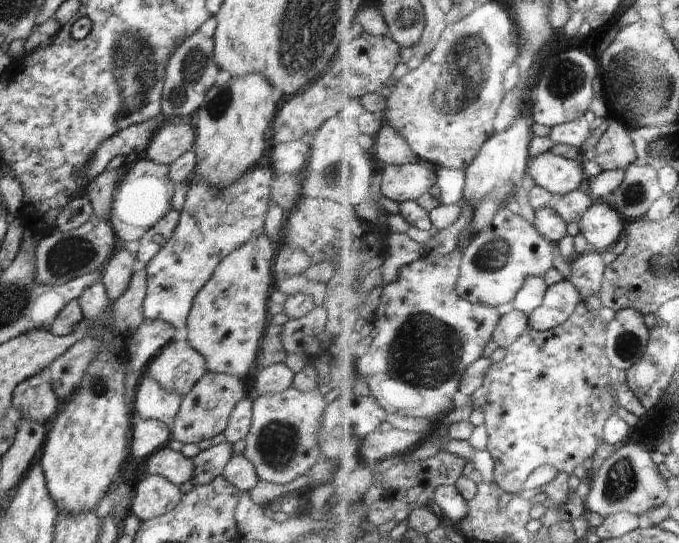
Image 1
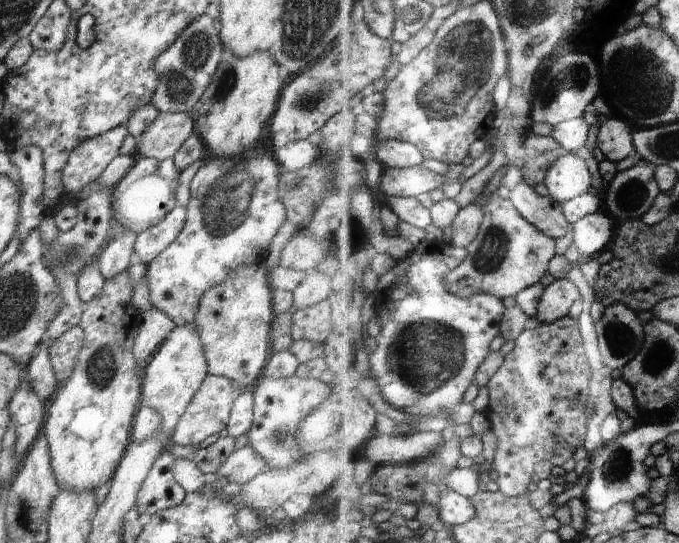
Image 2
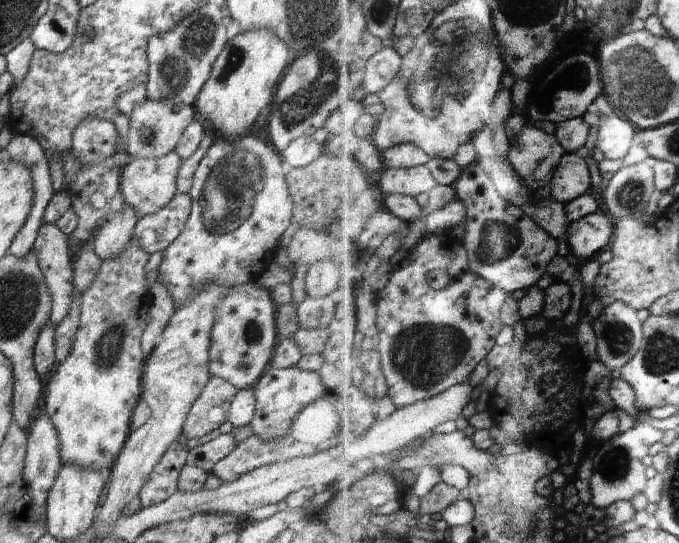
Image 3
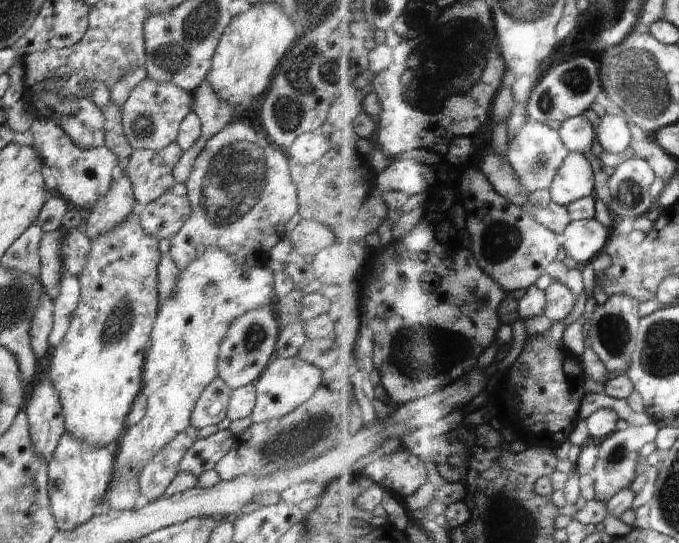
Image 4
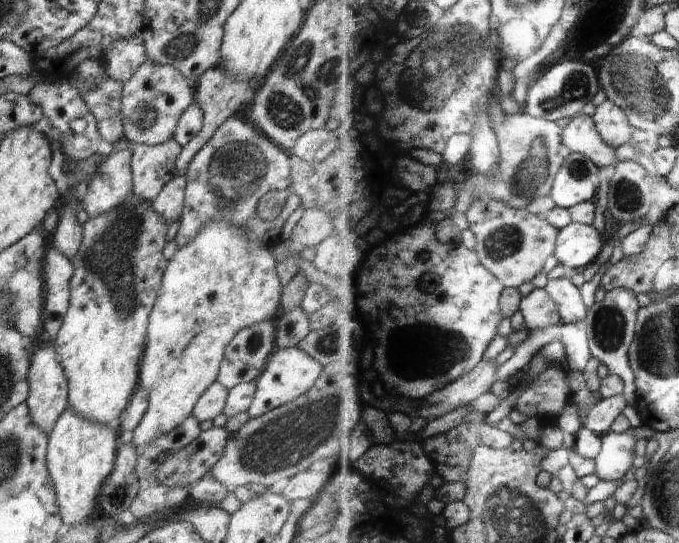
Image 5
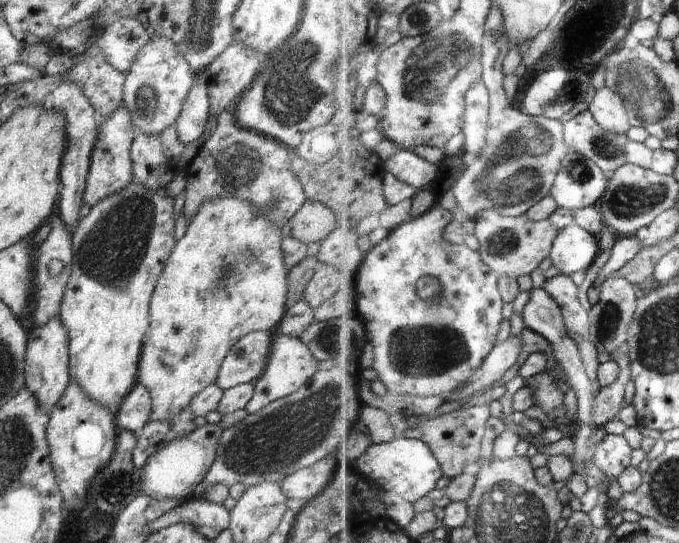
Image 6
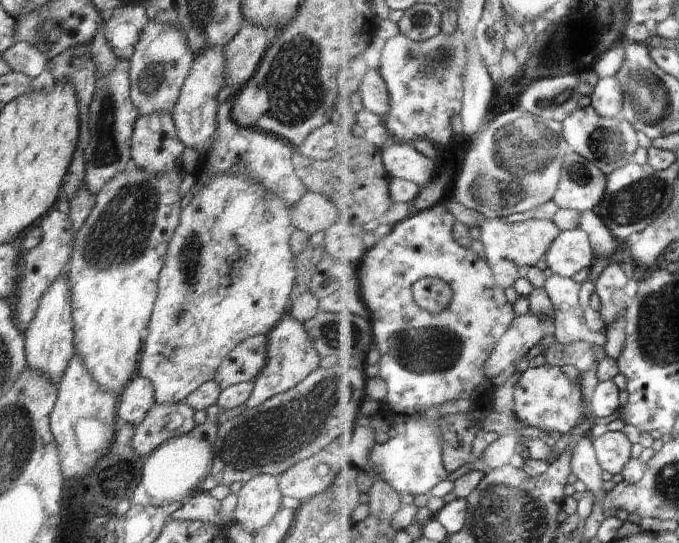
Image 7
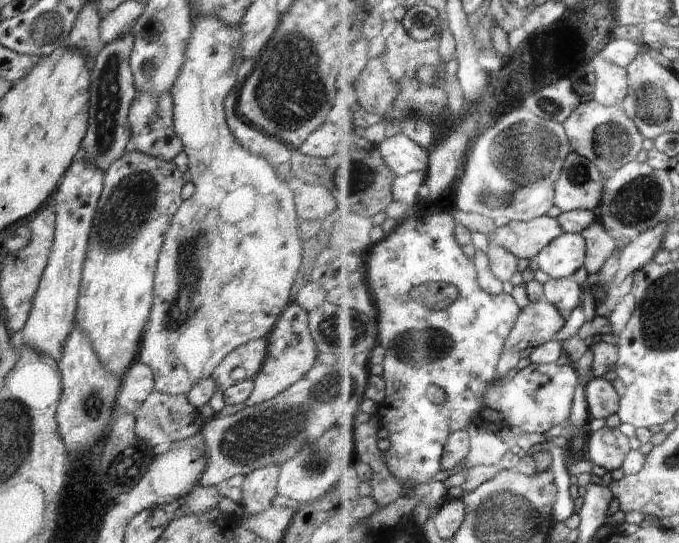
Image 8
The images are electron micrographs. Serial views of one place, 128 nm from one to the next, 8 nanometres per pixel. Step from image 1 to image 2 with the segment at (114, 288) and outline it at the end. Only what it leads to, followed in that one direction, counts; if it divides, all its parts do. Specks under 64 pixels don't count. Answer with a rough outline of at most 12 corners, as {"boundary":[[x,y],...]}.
{"boundary":[[115,229],[96,258],[104,280],[135,262],[137,234]]}

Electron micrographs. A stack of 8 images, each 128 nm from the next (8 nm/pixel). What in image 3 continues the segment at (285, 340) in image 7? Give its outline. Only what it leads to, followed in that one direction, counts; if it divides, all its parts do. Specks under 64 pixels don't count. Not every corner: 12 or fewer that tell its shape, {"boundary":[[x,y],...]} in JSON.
{"boundary":[[270,365],[250,426],[267,443],[320,398],[319,372]]}

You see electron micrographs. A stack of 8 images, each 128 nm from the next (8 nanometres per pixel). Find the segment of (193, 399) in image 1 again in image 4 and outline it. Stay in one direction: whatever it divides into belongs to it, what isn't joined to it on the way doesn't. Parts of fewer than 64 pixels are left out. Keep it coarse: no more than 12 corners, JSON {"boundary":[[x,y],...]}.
{"boundary":[[219,377],[200,394],[190,424],[227,417],[232,389]]}

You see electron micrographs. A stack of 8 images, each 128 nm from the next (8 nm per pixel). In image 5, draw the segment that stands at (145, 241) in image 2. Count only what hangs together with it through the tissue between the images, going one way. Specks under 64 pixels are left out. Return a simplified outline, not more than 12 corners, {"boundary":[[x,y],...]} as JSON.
{"boundary":[[176,175],[152,201],[167,224],[179,221],[186,179]]}

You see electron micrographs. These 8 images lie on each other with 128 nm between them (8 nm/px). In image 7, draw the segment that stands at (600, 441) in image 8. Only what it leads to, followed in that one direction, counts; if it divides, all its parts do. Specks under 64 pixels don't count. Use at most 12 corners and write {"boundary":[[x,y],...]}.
{"boundary":[[622,431],[595,440],[603,470],[623,474],[632,442]]}

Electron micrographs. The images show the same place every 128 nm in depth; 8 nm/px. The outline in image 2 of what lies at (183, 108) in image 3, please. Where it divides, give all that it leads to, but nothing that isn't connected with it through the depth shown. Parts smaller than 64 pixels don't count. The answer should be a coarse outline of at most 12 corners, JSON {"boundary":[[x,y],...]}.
{"boundary":[[191,114],[156,118],[137,156],[172,158],[195,130]]}

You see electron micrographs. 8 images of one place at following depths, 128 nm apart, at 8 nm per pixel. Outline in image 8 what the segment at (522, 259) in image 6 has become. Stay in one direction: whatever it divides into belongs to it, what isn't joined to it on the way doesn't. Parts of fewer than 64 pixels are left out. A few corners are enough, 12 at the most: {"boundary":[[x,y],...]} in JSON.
{"boundary":[[559,218],[512,222],[492,240],[534,260],[564,233]]}

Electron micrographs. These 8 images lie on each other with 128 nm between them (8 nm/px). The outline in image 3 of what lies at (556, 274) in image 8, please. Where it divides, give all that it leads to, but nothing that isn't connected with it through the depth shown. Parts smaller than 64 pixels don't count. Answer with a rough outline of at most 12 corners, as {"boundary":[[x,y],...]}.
{"boundary":[[594,213],[570,226],[572,253],[592,259],[612,244],[610,216]]}

